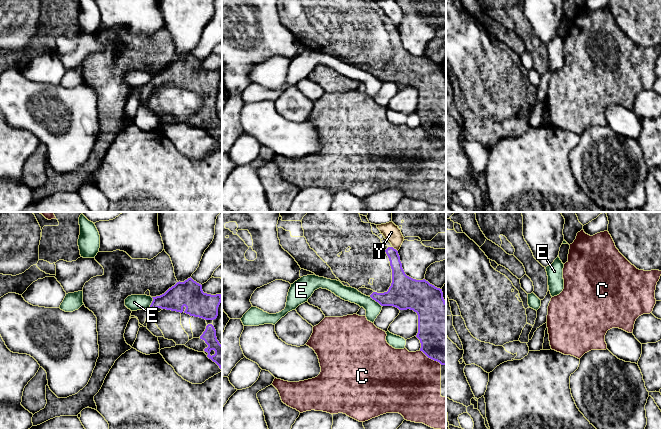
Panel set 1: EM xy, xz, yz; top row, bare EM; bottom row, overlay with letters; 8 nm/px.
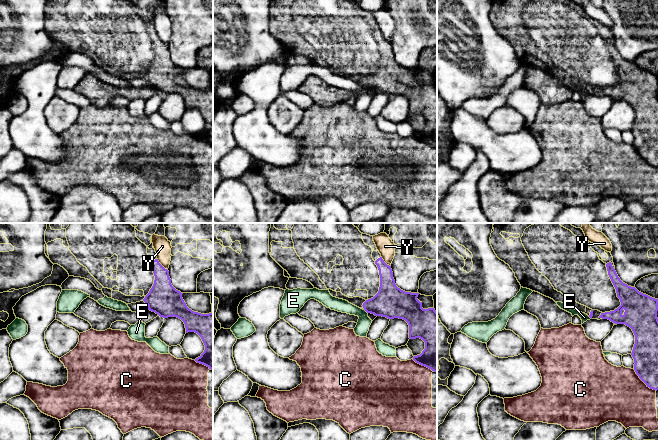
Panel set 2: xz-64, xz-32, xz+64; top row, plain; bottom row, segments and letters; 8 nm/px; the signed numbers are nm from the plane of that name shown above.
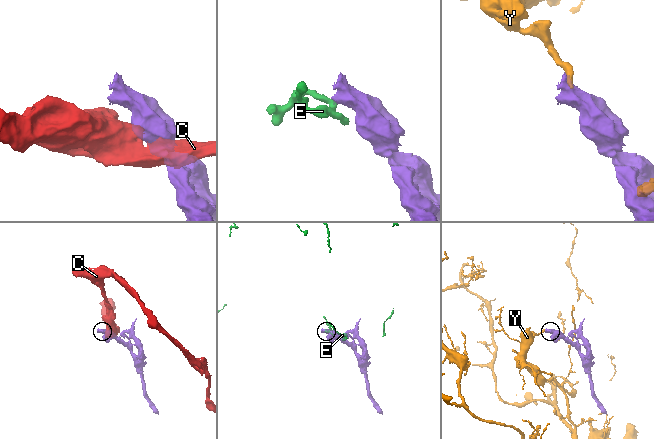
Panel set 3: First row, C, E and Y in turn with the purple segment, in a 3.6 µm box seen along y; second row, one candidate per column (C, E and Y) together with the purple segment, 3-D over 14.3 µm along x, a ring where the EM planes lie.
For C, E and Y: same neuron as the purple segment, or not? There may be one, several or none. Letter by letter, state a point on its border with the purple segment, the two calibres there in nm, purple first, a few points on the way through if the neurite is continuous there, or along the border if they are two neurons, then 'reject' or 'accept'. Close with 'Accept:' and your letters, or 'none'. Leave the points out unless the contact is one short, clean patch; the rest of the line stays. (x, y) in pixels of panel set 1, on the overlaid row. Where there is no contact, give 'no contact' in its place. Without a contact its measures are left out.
C: contact xz (431, 358); calibres 440 and 480 nm; reject
E: contact xz (376, 301); calibres 260 and 120 nm; border xz (370, 296), (381, 306); reject
Y: contact xz (395, 249); calibres 130 and 140 nm; border xz (392, 246), (397, 251); reject
Accept: none

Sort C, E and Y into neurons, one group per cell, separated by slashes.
C / E / Y

